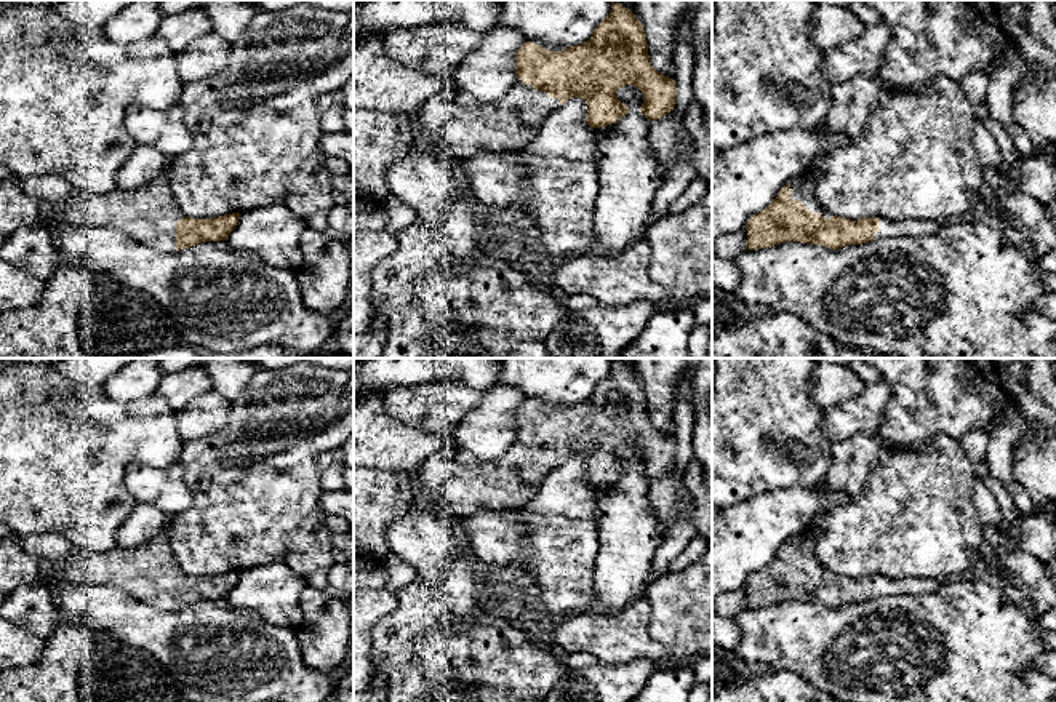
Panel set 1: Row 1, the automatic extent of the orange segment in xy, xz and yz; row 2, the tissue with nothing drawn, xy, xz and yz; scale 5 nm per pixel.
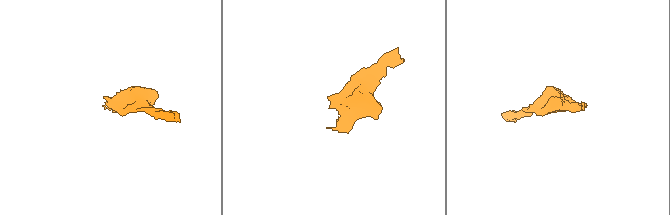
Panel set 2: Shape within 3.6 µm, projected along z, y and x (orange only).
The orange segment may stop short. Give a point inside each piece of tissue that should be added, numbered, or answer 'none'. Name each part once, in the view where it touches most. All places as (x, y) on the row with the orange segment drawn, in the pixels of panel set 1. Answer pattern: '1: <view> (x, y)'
1: yz (804, 187)

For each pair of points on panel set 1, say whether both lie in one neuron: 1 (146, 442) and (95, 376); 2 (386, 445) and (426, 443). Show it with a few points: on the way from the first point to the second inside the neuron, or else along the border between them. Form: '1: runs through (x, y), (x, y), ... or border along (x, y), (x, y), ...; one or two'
1: border along (64, 376), (92, 387), (101, 387); two
2: runs through (396, 445), (416, 445); one

